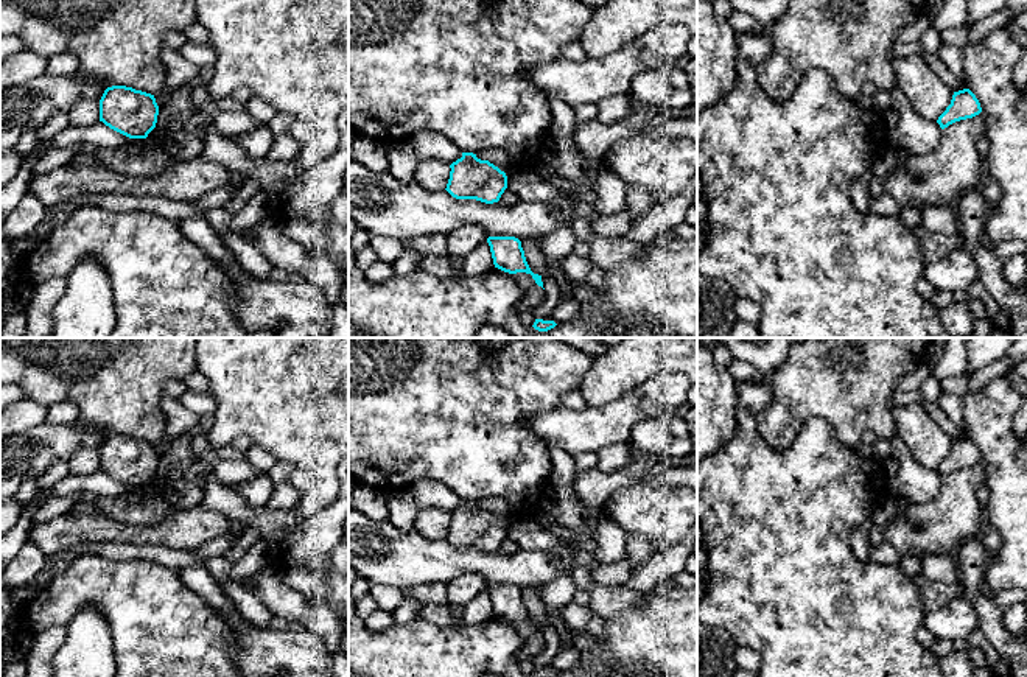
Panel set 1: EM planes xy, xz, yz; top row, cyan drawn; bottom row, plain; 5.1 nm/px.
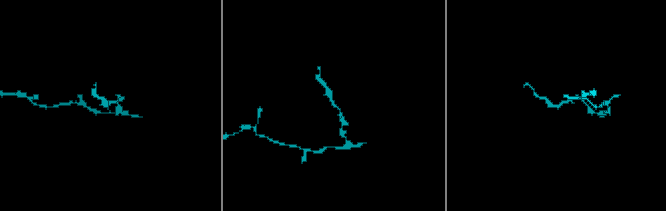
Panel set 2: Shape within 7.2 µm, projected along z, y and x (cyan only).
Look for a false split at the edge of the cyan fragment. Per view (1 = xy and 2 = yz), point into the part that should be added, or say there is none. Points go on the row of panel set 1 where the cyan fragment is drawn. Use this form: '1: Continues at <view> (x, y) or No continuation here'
1: No continuation here
2: No continuation here

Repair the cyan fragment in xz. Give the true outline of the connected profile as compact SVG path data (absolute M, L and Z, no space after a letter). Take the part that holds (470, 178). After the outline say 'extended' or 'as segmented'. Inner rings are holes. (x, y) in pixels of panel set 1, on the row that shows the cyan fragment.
M473 153L450 165L447 191L456 199L476 199L485 204L498 202L507 188L507 176L489 160L481 160Z | as segmented

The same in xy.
M107 87L100 100L100 121L129 139L146 139L157 115L154 95L132 87Z | as segmented

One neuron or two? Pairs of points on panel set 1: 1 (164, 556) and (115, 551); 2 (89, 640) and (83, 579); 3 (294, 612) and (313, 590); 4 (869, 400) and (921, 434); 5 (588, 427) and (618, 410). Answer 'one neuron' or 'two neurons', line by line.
1: one neuron
2: two neurons
3: two neurons
4: two neurons
5: one neuron

